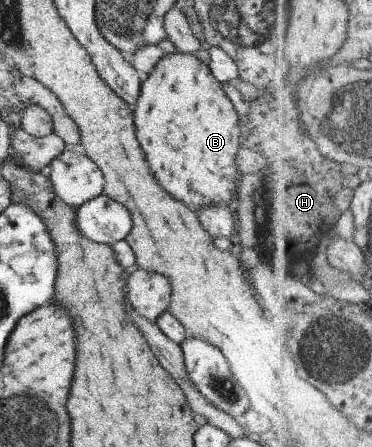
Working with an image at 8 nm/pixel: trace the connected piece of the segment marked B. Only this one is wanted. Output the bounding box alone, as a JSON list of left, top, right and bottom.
[132,51,239,209]

